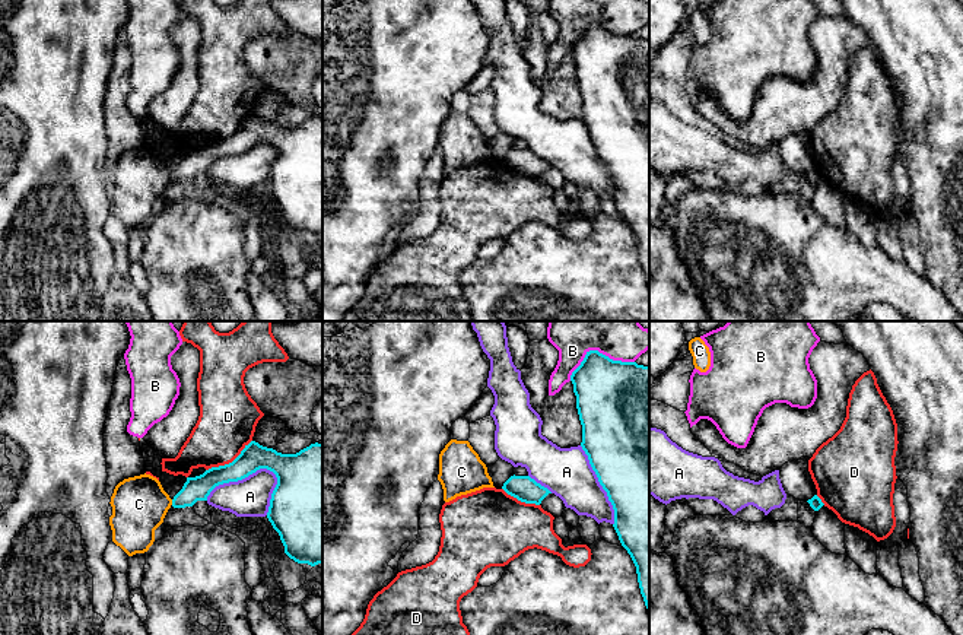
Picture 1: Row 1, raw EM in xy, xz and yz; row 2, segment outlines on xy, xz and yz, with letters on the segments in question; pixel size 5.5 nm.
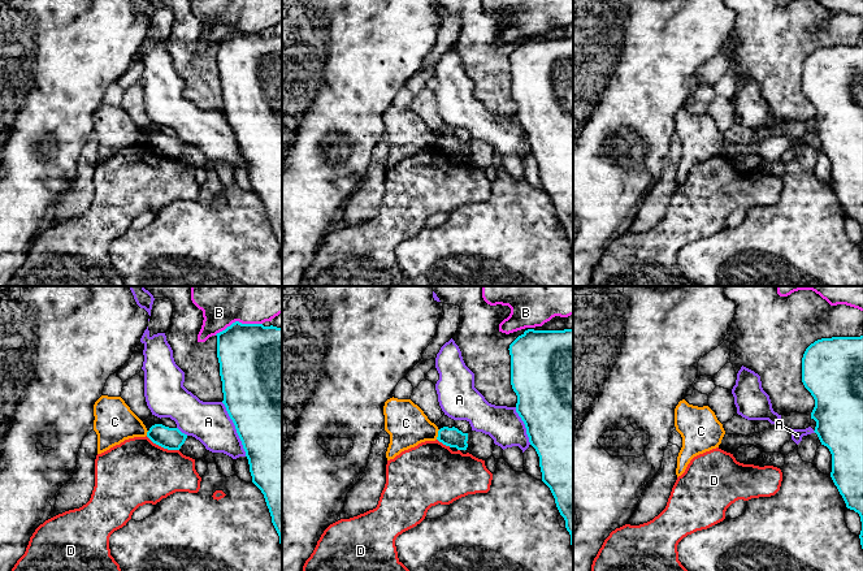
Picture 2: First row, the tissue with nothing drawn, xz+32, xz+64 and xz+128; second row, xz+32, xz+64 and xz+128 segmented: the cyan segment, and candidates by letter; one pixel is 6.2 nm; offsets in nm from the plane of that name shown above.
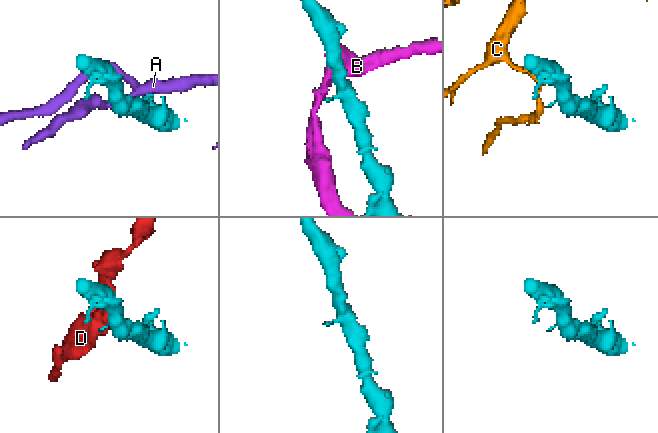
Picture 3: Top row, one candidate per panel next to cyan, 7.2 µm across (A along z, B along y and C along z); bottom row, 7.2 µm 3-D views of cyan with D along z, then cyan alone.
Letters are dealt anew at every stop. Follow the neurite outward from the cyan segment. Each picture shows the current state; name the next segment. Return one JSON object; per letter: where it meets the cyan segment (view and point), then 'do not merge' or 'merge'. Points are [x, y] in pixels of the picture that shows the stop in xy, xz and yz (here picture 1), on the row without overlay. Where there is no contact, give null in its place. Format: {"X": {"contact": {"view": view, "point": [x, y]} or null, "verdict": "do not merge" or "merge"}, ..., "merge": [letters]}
{"A": {"contact": {"view": "xy", "point": [240, 152]}, "verdict": "do not merge"}, "B": {"contact": {"view": "xz", "point": [597, 24]}, "verdict": "do not merge"}, "C": {"contact": {"view": "xy", "point": [172, 175]}, "verdict": "do not merge"}, "D": {"contact": {"view": "xy", "point": [229, 136]}, "verdict": "do not merge"}, "merge": []}

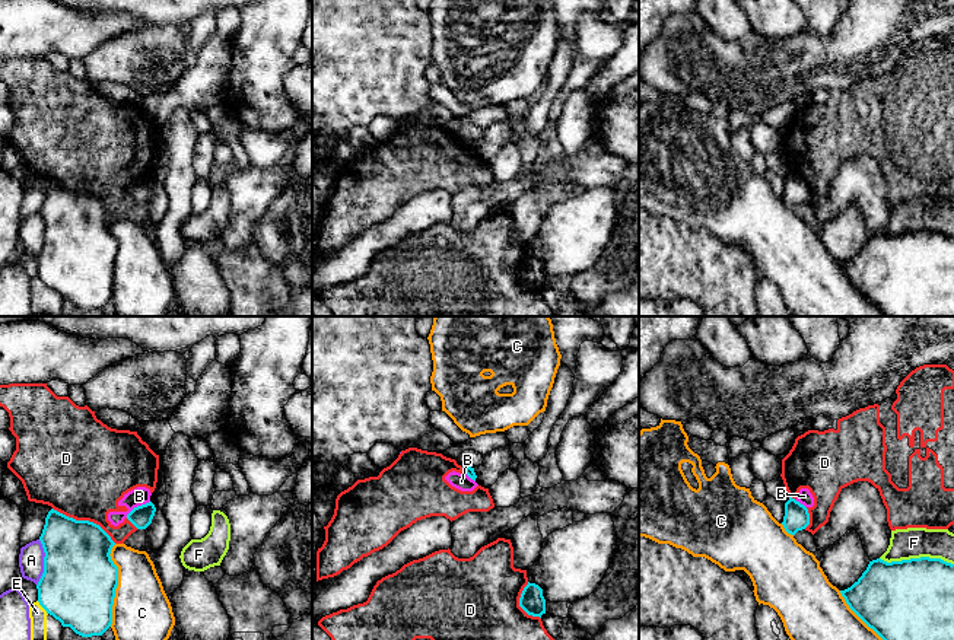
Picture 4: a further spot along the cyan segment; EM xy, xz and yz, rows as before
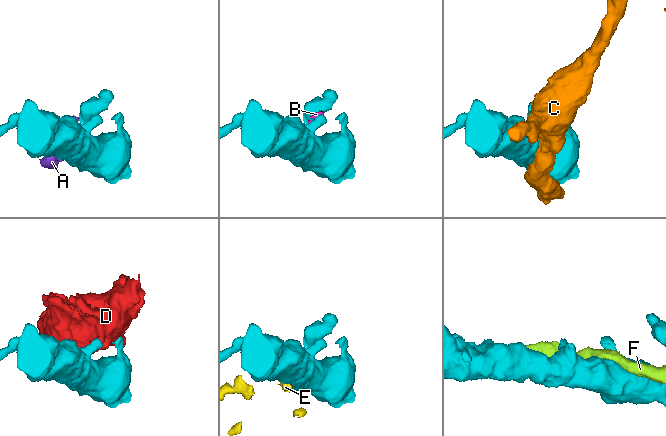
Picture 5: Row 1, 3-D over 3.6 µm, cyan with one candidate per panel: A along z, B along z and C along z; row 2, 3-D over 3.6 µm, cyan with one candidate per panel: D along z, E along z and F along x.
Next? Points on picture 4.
{"A": {"contact": {"view": "xy", "point": [44, 236]}, "verdict": "do not merge"}, "B": {"contact": {"view": "xy", "point": [137, 180]}, "verdict": "do not merge"}, "C": {"contact": {"view": "xy", "point": [117, 258]}, "verdict": "do not merge"}, "D": {"contact": {"view": "xy", "point": [85, 194]}, "verdict": "do not merge"}, "E": {"contact": {"view": "xy", "point": [43, 280]}, "verdict": "do not merge"}, "F": {"contact": {"view": "yz", "point": [916, 232]}, "verdict": "do not merge"}, "merge": []}

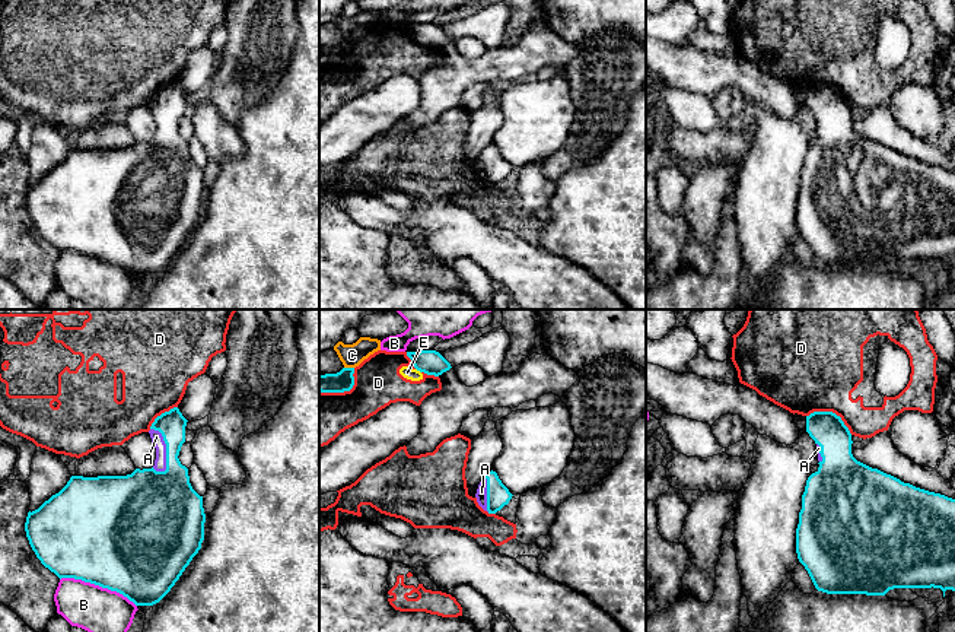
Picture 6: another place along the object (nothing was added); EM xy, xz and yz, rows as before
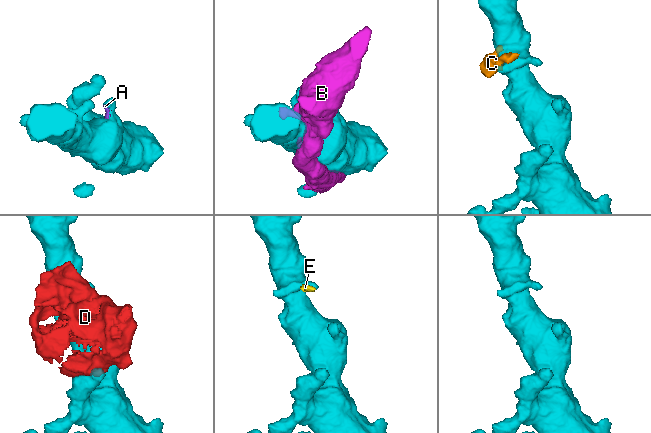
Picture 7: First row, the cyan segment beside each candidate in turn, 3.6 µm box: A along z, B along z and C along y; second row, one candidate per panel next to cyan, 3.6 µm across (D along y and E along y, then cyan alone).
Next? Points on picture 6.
{"A": {"contact": {"view": "xy", "point": [166, 121]}, "verdict": "merge"}, "B": {"contact": {"view": "xy", "point": [98, 257]}, "verdict": "do not merge"}, "C": {"contact": {"view": "xz", "point": [349, 41]}, "verdict": "do not merge"}, "D": {"contact": {"view": "yz", "point": [831, 85]}, "verdict": "do not merge"}, "E": {"contact": {"view": "xz", "point": [419, 43]}, "verdict": "do not merge"}, "merge": ["A"]}

